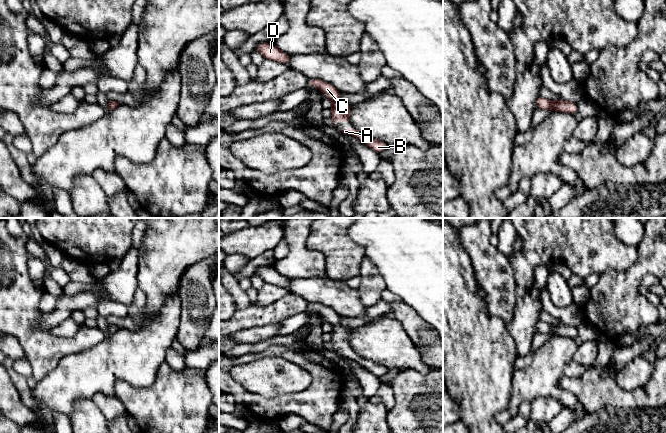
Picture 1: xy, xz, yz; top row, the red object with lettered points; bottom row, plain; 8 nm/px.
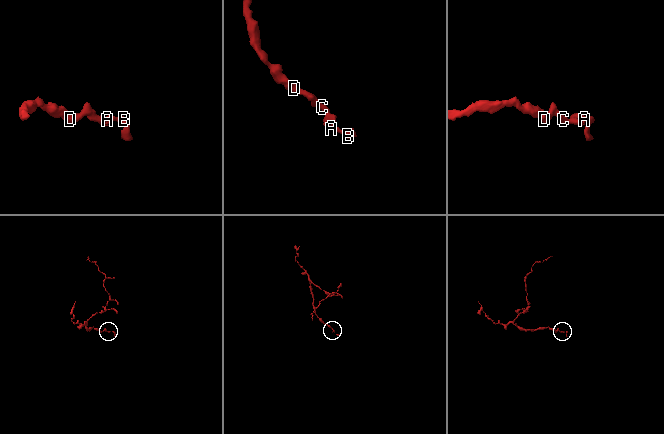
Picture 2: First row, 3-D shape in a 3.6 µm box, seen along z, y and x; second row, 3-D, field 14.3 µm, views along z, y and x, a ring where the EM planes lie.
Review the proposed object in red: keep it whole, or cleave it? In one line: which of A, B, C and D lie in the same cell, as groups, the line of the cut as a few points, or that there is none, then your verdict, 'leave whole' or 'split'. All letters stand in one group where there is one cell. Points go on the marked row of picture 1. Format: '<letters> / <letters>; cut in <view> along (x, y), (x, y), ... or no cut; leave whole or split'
A B C D; no cut; leave whole

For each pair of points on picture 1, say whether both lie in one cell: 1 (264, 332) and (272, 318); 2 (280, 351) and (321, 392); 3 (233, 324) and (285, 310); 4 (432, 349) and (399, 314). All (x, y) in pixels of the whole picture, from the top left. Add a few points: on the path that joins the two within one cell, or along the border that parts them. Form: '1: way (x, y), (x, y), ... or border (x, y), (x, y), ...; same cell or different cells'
1: border (278, 322), (246, 329); different cells
2: way (293, 357), (300, 359), (321, 379); same cell
3: way (246, 318), (272, 313); same cell
4: way (427, 340), (408, 321); same cell

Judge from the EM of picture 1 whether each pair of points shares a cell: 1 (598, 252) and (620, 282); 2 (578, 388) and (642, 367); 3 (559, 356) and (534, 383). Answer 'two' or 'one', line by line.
1: two
2: two
3: one

